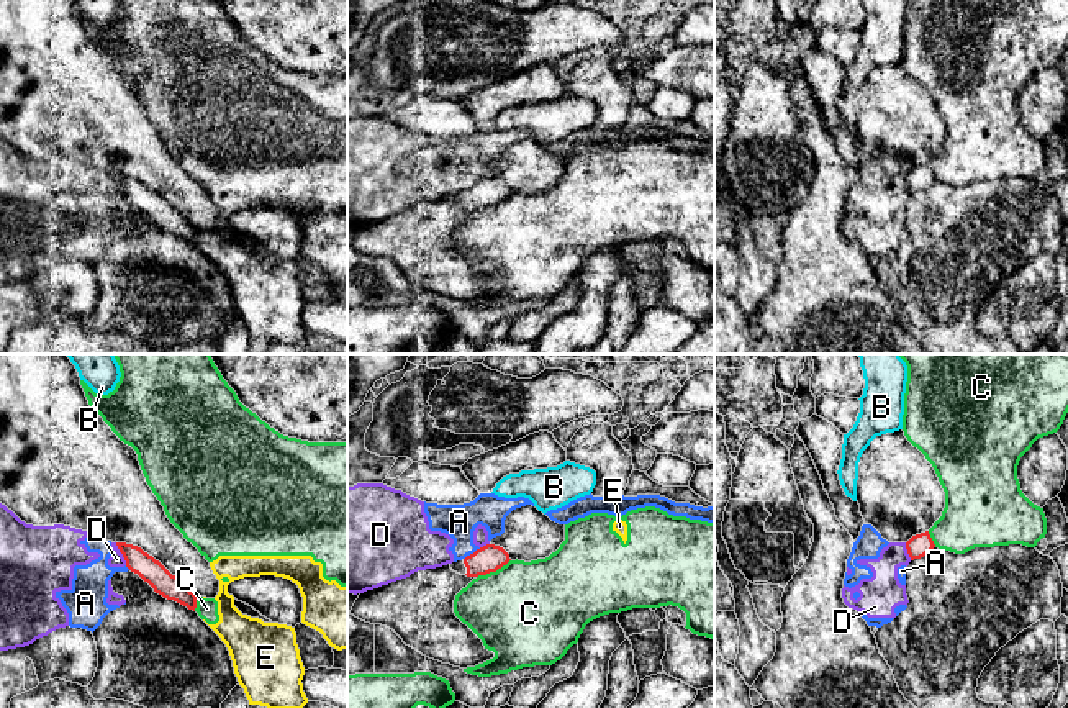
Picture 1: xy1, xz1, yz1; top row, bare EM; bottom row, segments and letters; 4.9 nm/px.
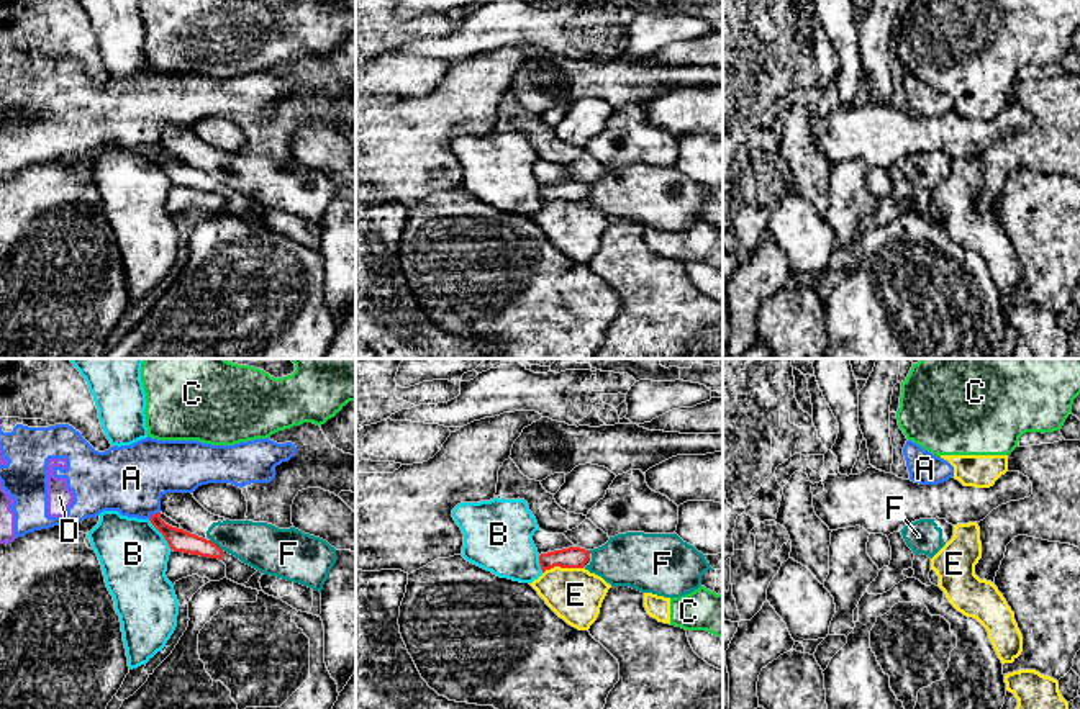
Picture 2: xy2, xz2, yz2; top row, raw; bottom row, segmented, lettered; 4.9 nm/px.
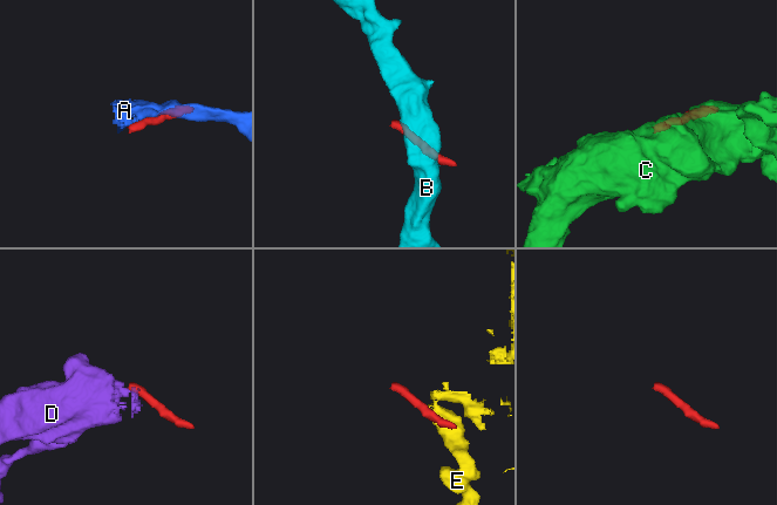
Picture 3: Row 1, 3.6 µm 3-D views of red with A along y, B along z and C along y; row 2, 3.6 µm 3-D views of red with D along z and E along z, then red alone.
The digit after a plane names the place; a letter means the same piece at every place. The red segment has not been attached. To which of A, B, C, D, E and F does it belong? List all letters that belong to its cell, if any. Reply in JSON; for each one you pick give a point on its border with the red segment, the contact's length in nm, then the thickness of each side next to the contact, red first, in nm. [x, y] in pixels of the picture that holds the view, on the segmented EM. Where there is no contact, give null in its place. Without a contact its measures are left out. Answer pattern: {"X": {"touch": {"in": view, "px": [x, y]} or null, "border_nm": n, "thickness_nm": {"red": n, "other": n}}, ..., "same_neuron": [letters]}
{"F": {"touch": {"in": "xy2", "px": [217, 546]}, "border_nm": 90, "thickness_nm": {"red": 110, "other": 240}}, "same_neuron": ["F"]}

